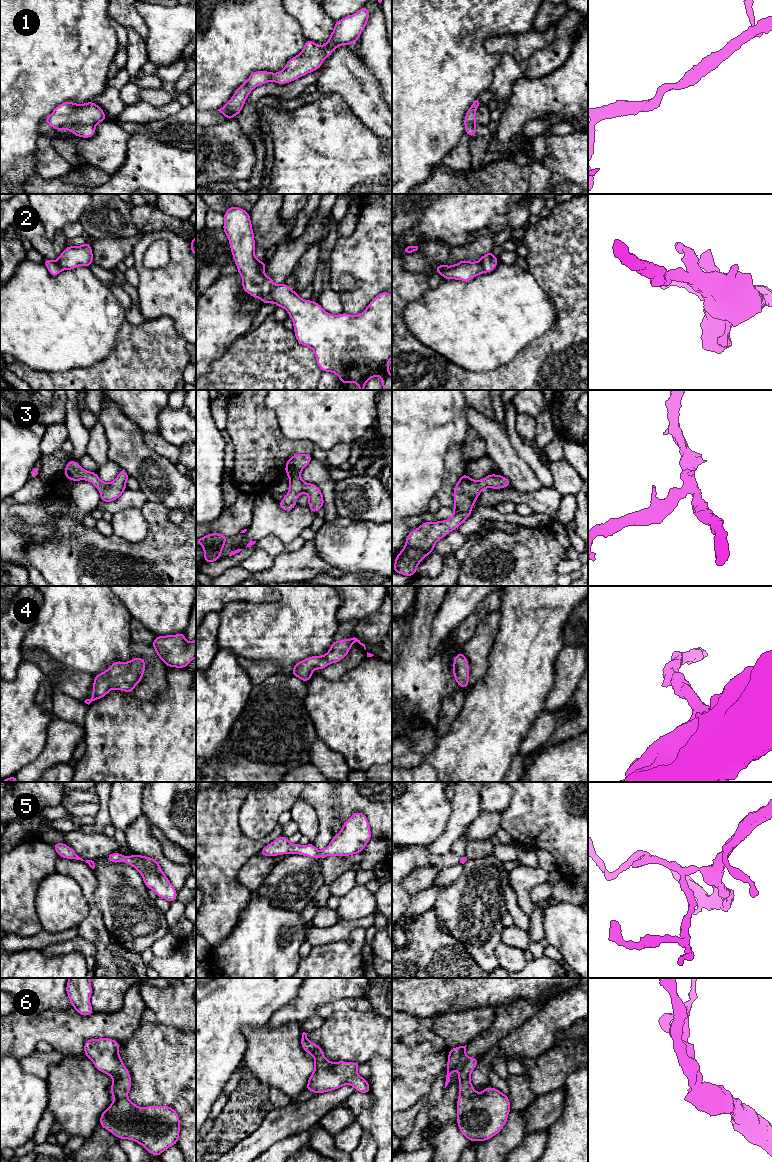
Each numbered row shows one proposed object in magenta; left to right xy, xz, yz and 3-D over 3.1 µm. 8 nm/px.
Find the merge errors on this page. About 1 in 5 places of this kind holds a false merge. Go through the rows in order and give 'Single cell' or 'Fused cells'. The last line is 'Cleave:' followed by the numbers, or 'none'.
1: Single cell
2: Single cell
3: Single cell
4: Single cell
5: Single cell
6: Single cell
Cleave: none

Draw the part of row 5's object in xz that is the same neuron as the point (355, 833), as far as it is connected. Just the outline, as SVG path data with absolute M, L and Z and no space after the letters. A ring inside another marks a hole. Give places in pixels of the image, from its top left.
M356 812L343 824L340 832L334 835L329 845L318 851L311 842L302 846L291 844L288 837L280 836L265 846L259 854L262 856L278 856L281 854L299 854L309 858L341 856L358 854L364 850L372 838L370 825L365 814Z

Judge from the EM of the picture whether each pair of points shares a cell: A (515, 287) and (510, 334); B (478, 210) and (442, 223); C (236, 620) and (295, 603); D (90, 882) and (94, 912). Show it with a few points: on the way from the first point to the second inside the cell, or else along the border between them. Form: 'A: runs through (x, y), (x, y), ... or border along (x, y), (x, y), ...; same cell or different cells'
A: runs through (510, 299), (510, 322); same cell
B: runs through (469, 210), (460, 210), (451, 218); same cell
C: runs through (251, 620), (278, 620), (280, 618); same cell
D: runs through (90, 889), (92, 905); same cell

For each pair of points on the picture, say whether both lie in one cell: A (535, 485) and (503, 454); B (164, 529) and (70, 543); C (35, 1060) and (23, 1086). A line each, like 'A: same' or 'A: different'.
A: same
B: same
C: different

